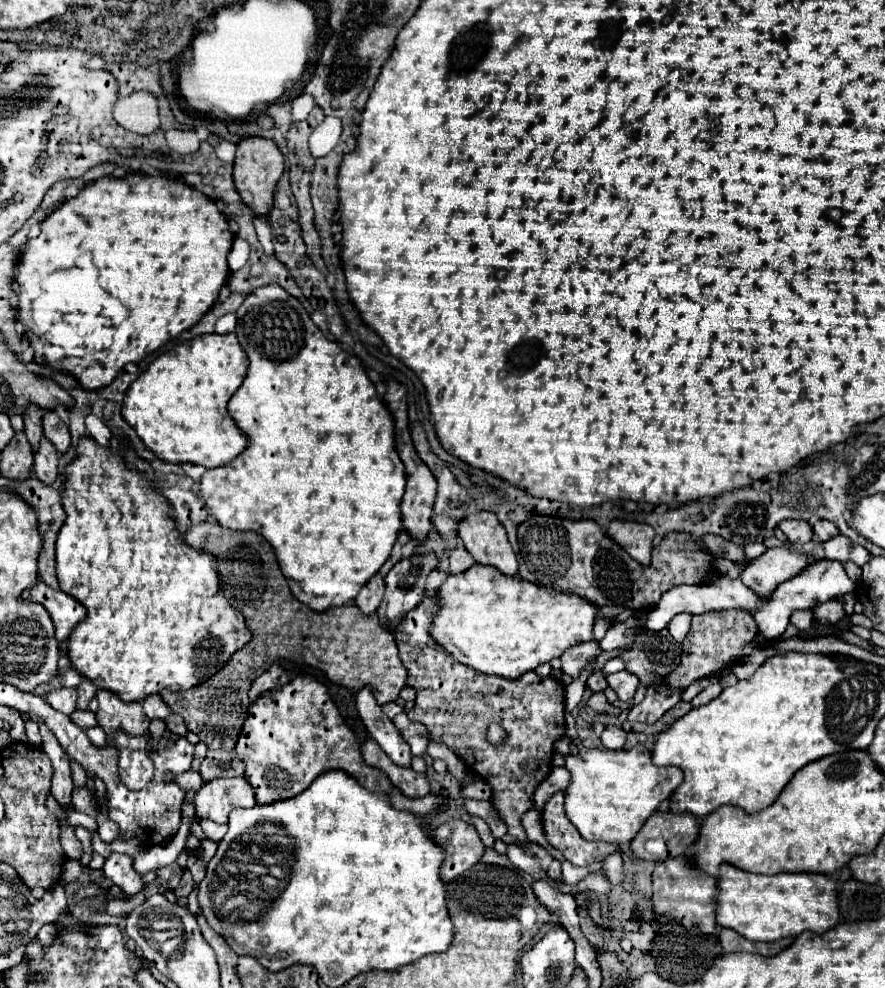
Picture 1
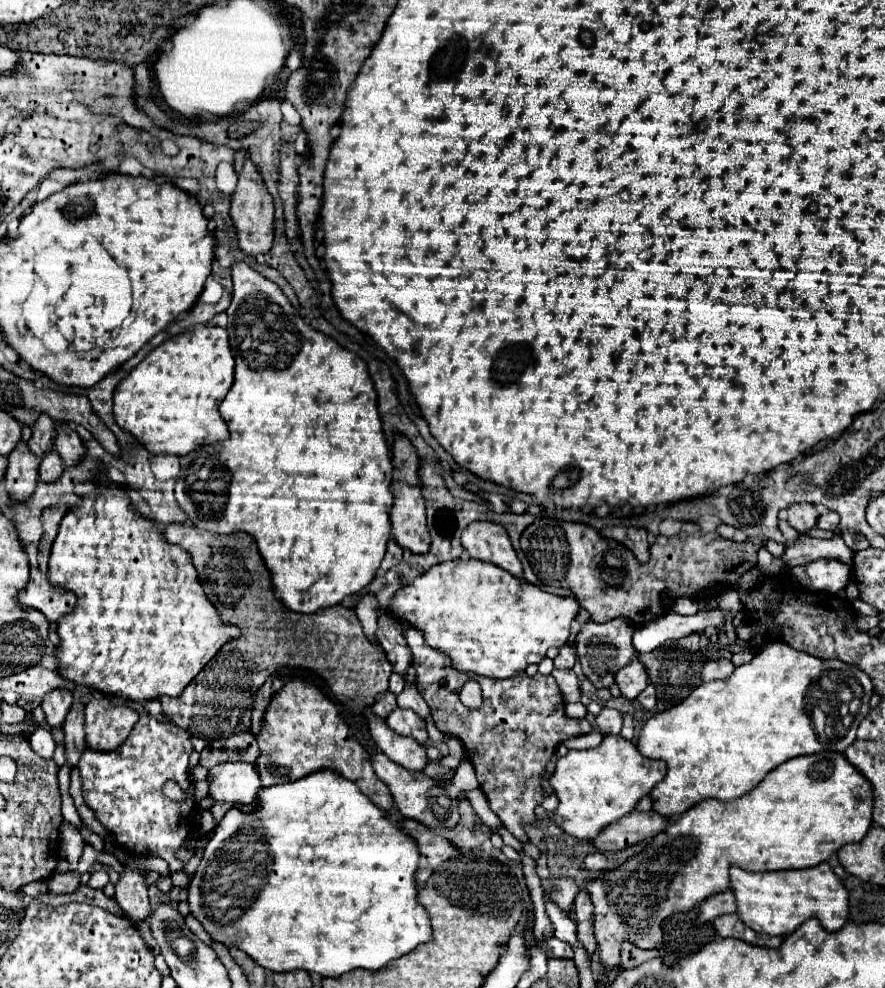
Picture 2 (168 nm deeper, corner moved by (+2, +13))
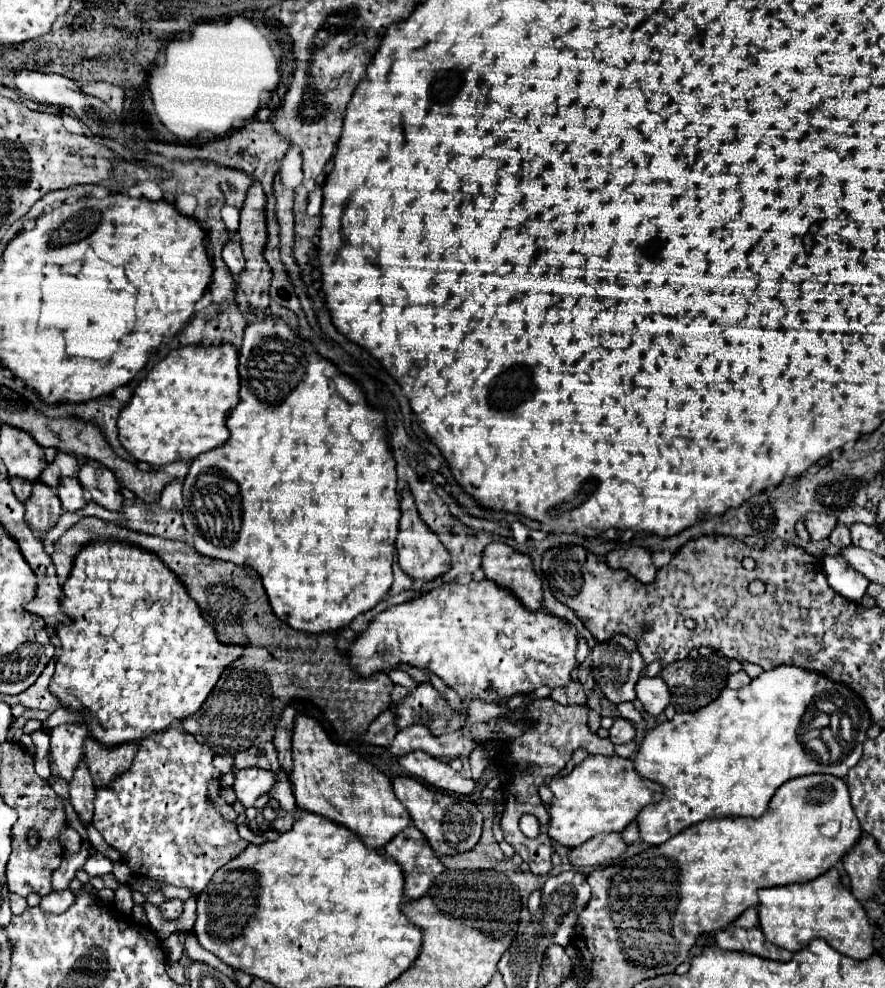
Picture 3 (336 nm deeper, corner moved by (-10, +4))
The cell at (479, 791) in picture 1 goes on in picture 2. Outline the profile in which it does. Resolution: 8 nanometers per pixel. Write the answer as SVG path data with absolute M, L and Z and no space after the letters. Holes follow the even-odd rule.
M300 679L288 681L272 697L262 721L262 733L256 737L256 741L262 751L256 769L264 787L296 781L310 773L330 769L354 781L376 807L384 811L392 809L392 795L388 793L388 787L376 777L370 755L348 731L346 723L336 711L336 705L326 699L318 687Z

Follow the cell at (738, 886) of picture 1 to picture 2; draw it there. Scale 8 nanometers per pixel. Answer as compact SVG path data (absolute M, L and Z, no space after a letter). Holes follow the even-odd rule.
M828 863L772 873L750 873L740 867L732 867L730 883L736 895L740 919L756 933L786 937L810 917L818 919L826 931L834 933L848 921L848 891Z

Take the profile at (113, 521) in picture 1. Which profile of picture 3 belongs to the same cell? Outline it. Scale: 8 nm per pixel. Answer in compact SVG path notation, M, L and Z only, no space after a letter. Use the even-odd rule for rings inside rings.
M102 540L102 542L90 542L90 544L84 544L82 548L80 548L80 552L76 554L76 558L74 558L74 564L72 564L72 572L70 572L70 576L68 576L68 580L64 582L64 586L62 586L62 592L64 592L64 598L62 598L62 606L64 606L64 612L72 618L72 624L60 624L56 630L58 630L58 638L62 640L62 654L60 654L60 658L56 660L56 672L54 672L54 676L52 676L52 684L50 684L50 690L54 692L54 696L58 696L60 698L60 702L66 706L66 708L70 708L70 710L76 710L76 708L84 708L84 710L88 710L92 716L86 716L86 722L88 722L88 726L90 726L90 730L92 730L92 724L94 722L98 722L102 728L104 728L104 734L102 736L96 736L96 732L92 732L94 734L94 738L96 740L100 740L102 744L106 744L106 746L118 746L118 744L124 744L124 742L140 742L142 738L148 738L148 734L152 734L152 732L158 732L158 730L164 730L164 728L168 728L170 724L174 724L176 720L184 720L186 716L192 716L194 712L198 712L200 710L200 706L202 706L202 702L206 700L206 696L212 692L212 688L214 688L214 684L218 682L218 678L220 678L220 674L224 672L224 668L232 662L232 660L236 660L236 658L240 658L242 656L242 652L244 652L244 648L242 646L234 646L234 644L222 644L220 640L218 640L218 636L216 636L216 630L214 630L214 626L202 616L202 610L200 610L200 606L196 604L196 600L192 600L190 598L190 594L188 594L188 590L186 590L186 586L180 582L180 578L154 554L154 552L150 552L150 550L144 550L144 548L140 548L140 546L134 546L134 544L128 544L128 542L118 542L118 540Z

